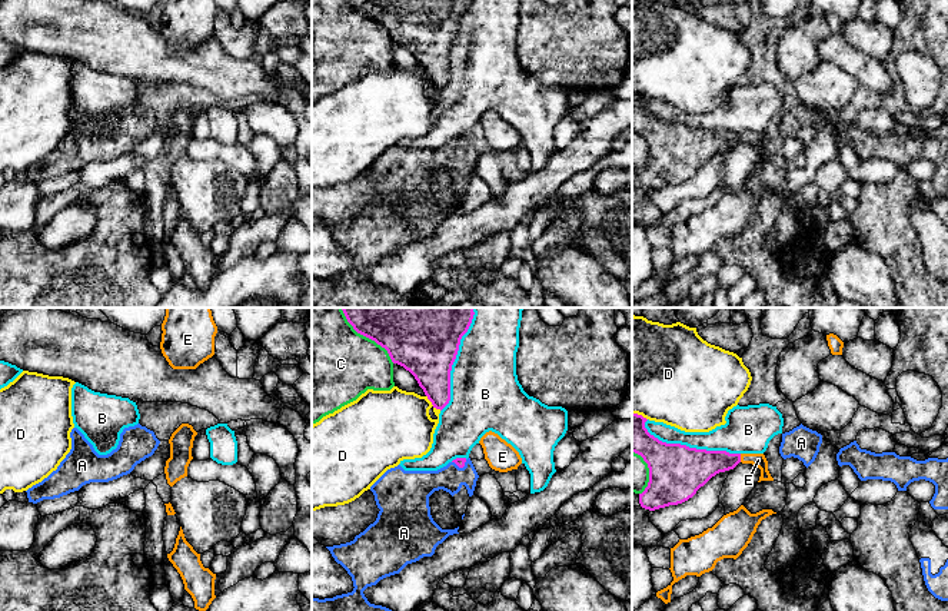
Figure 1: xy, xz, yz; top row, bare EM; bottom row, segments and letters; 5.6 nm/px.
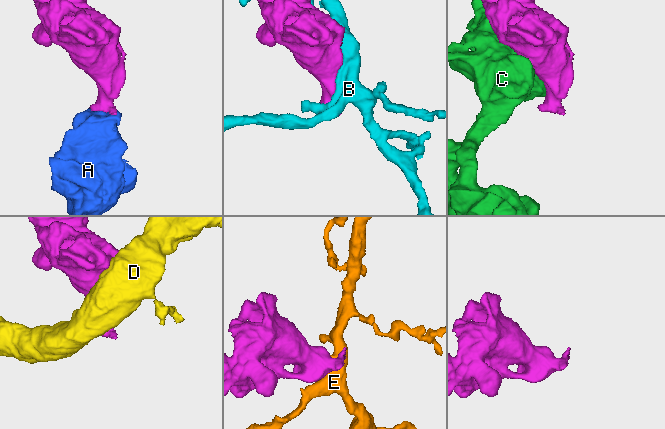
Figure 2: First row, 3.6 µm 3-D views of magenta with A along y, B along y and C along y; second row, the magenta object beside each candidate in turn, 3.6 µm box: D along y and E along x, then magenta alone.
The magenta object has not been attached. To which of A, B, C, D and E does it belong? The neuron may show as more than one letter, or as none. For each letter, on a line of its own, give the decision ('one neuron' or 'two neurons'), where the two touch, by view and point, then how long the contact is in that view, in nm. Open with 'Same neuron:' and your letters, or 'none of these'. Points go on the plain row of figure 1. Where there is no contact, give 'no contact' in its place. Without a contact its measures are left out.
Same neuron: A
A: one neuron | xz (461, 146) | 90 nm
B: two neurons | yz (688, 126) | 550 nm
C: two neurons | xz (372, 19) | 360 nm
D: two neurons | xz (432, 83) | 120 nm
E: two neurons | yz (739, 138) | 50 nm

